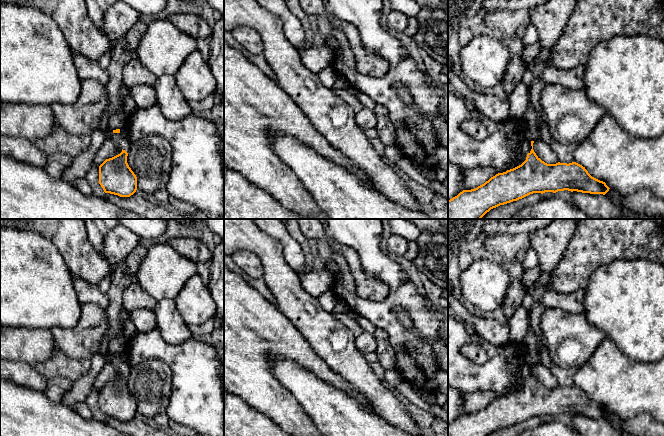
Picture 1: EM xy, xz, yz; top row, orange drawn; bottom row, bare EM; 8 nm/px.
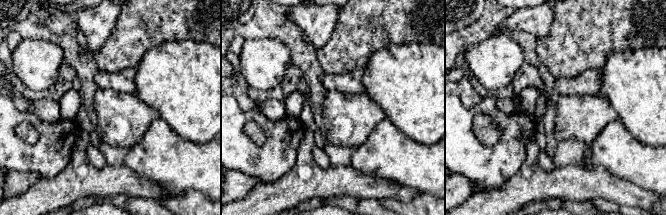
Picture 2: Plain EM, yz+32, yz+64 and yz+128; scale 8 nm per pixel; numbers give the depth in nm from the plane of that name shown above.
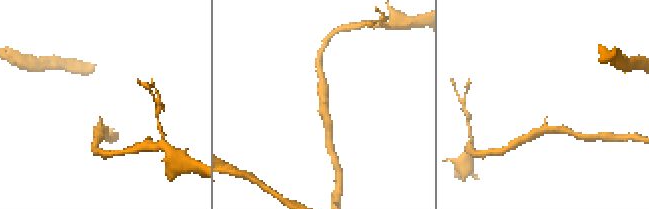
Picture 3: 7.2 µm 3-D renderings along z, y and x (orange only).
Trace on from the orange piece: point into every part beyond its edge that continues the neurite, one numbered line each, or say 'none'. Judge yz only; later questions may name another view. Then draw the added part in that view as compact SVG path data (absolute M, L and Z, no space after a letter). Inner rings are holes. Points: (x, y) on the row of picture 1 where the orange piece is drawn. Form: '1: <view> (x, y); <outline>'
none

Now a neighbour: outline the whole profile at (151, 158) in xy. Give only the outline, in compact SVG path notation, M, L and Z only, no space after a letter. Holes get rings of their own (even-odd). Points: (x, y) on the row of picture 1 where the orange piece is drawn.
M148 135L131 143L127 163L137 177L137 188L154 194L168 183L173 163L172 147L162 135Z

